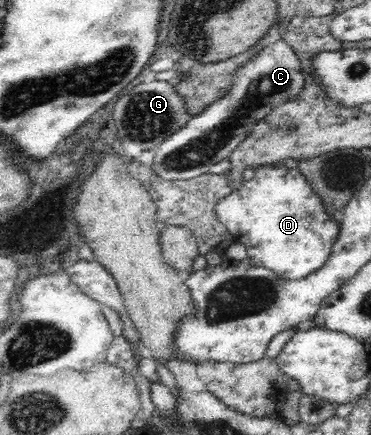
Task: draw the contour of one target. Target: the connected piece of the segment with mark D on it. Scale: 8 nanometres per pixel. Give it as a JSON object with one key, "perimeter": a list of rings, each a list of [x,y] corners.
{"perimeter":[[[281,162],[264,164],[256,167],[255,174],[253,174],[249,180],[244,180],[243,184],[241,184],[237,190],[231,192],[227,198],[223,198],[223,200],[215,206],[215,216],[219,219],[219,221],[221,221],[221,223],[223,223],[223,225],[225,225],[225,227],[227,227],[227,230],[231,232],[234,241],[241,242],[246,246],[249,253],[248,258],[251,260],[251,263],[255,266],[263,266],[275,271],[283,280],[299,280],[310,275],[312,272],[323,268],[331,255],[333,244],[335,244],[335,240],[337,240],[339,236],[341,223],[339,222],[339,219],[335,219],[338,215],[333,216],[331,215],[331,212],[327,211],[327,207],[326,204],[323,203],[323,199],[314,192],[314,188],[311,187],[311,183],[307,181],[307,177],[303,175],[300,168],[298,166],[287,167],[285,163]]]}

